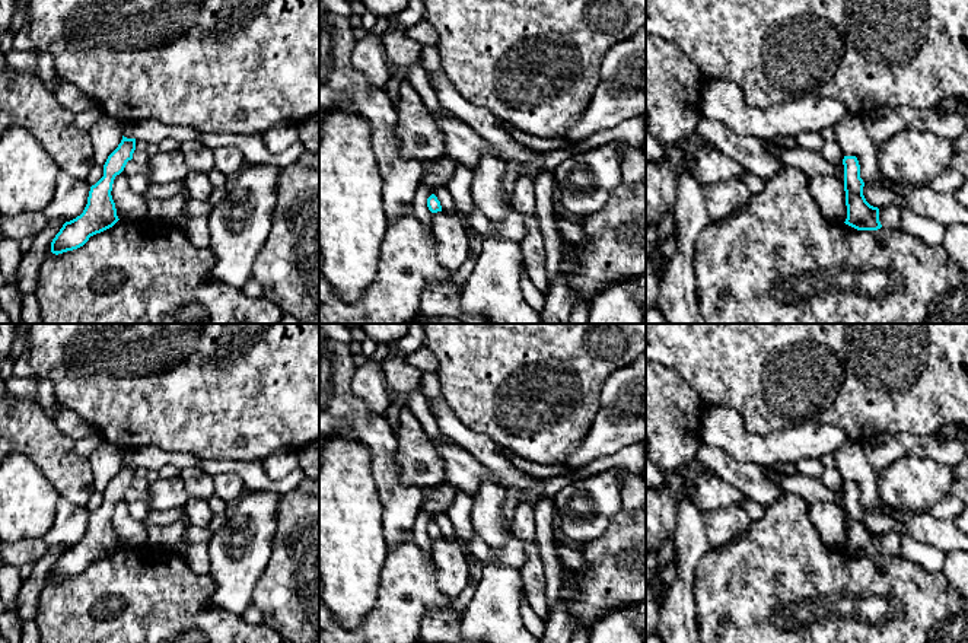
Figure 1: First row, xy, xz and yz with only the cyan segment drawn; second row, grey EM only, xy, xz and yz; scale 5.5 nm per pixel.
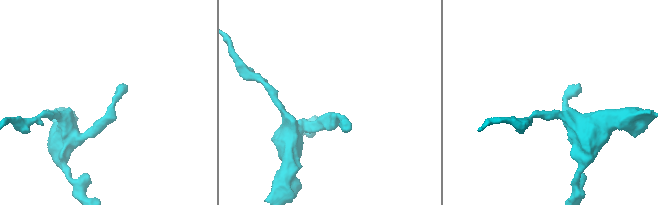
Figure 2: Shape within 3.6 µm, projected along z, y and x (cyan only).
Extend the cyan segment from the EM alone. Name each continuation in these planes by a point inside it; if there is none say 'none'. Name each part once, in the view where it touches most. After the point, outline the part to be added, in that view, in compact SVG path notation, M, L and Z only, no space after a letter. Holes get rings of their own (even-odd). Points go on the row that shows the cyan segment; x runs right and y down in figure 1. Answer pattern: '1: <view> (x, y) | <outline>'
none

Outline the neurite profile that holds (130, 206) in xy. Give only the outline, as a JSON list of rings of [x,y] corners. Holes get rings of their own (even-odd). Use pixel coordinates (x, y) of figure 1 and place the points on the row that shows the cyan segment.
[[[124,172],[115,176],[111,195],[120,220],[144,220],[149,217],[144,197],[131,191],[128,176]]]

